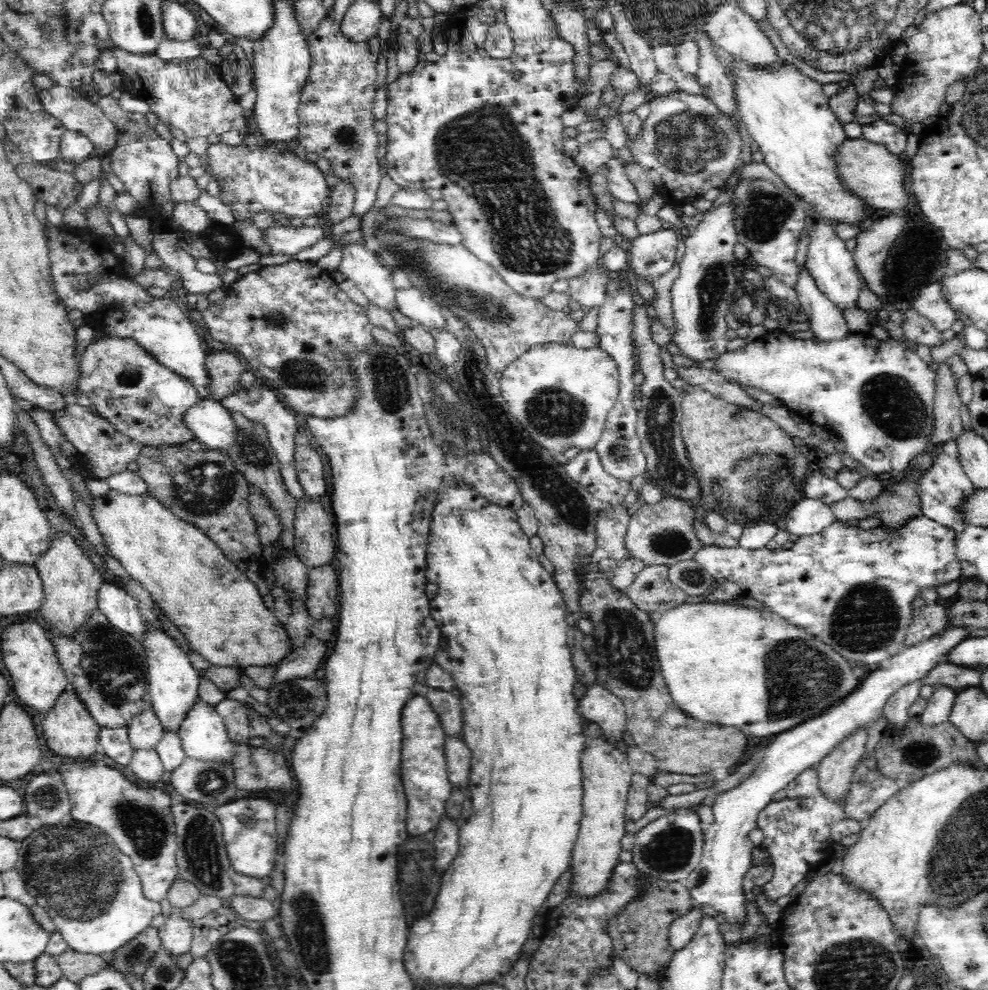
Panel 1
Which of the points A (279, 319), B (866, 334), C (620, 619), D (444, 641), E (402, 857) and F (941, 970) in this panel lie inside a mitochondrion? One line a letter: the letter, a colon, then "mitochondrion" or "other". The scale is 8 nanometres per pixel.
A: mitochondrion
B: other
C: mitochondrion
D: other
E: other
F: other

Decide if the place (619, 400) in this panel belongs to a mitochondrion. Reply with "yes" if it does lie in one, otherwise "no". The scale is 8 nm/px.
no

